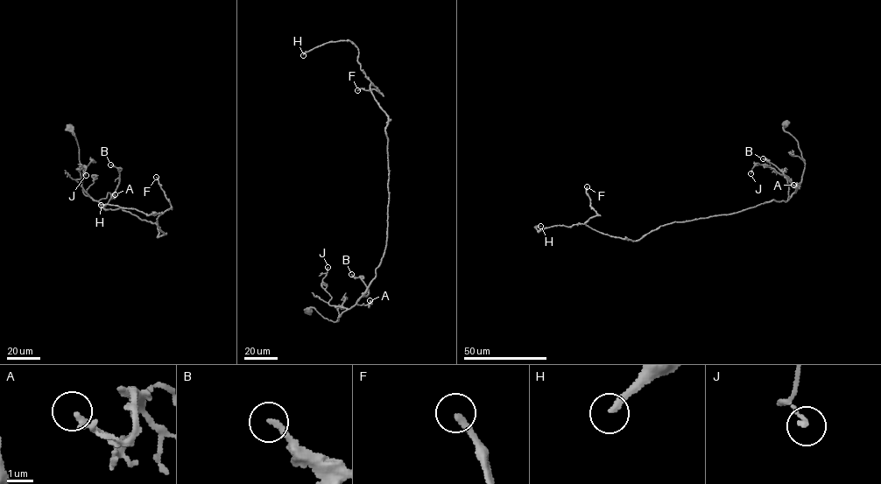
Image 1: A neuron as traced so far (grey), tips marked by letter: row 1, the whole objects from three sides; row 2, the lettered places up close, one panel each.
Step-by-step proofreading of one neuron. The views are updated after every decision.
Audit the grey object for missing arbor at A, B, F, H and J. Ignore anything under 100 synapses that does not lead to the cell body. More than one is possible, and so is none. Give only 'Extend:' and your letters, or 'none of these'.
Extend: F, H

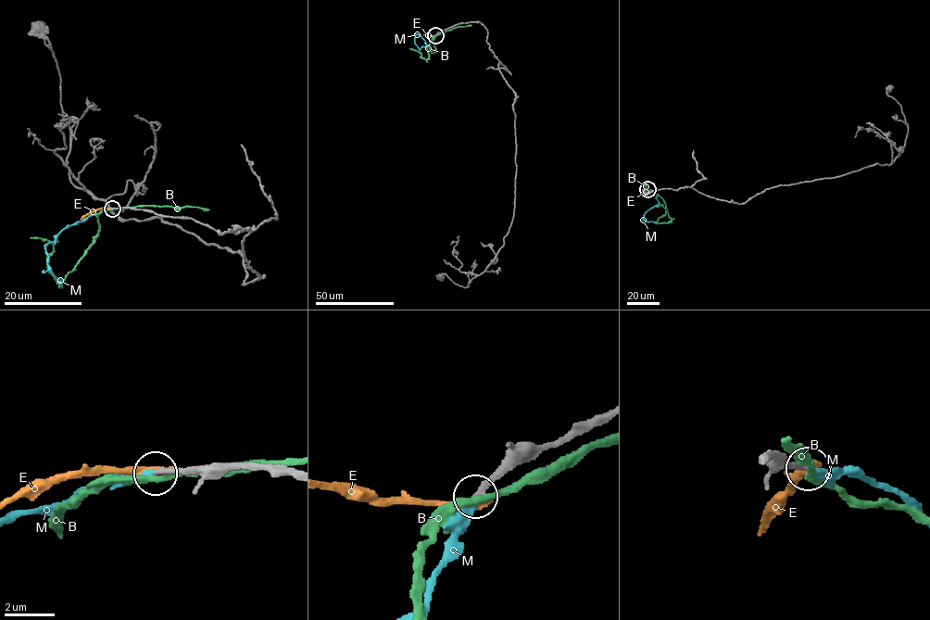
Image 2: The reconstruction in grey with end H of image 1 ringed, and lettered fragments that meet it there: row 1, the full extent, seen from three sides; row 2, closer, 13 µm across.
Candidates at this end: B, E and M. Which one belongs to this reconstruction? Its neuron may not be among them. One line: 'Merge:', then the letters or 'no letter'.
Merge: M

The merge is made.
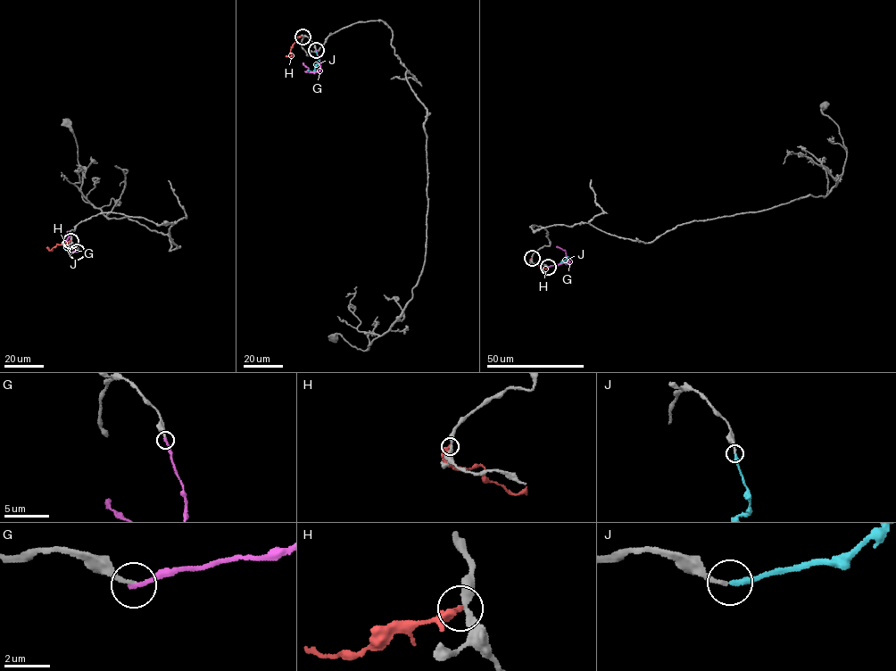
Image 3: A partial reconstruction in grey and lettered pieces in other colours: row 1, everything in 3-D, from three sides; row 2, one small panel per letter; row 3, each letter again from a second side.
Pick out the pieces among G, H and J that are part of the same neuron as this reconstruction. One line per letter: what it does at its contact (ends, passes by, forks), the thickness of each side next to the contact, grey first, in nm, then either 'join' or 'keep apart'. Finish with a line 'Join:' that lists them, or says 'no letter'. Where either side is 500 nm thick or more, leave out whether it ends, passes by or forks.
G: it ends | 200/200 nm | keep apart
H: it ends | 320/340 nm | keep apart
J: it ends | 190/280 nm | join
Join: J

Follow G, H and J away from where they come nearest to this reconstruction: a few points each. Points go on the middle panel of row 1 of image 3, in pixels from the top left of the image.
G: (316, 50), (320, 64), (318, 71), (306, 71), (309, 69), (303, 62)
H: (302, 37), (296, 38), (291, 48), (291, 55), (286, 55)
J: (316, 50), (319, 62), (312, 71), (308, 70)

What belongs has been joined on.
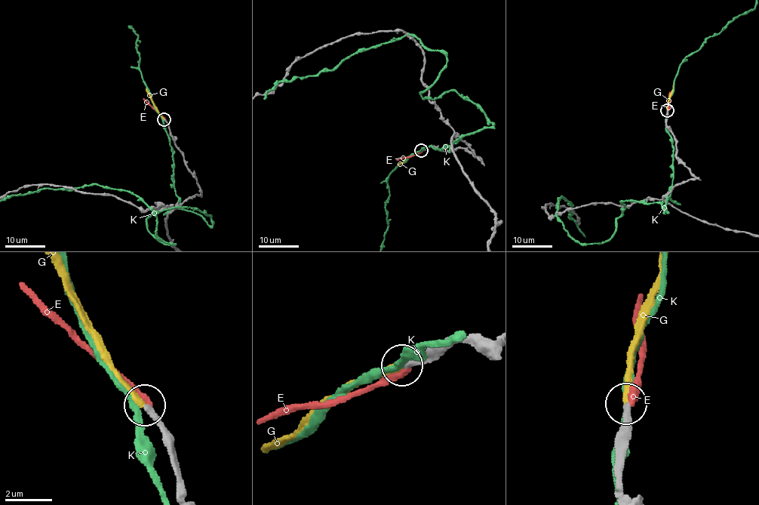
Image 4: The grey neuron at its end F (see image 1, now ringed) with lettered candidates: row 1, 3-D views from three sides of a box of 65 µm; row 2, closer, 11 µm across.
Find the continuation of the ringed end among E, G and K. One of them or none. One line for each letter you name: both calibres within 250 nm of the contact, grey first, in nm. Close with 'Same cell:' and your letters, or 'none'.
G: 260 nm thick on the grey side, 240 nm on the other
Same cell: G

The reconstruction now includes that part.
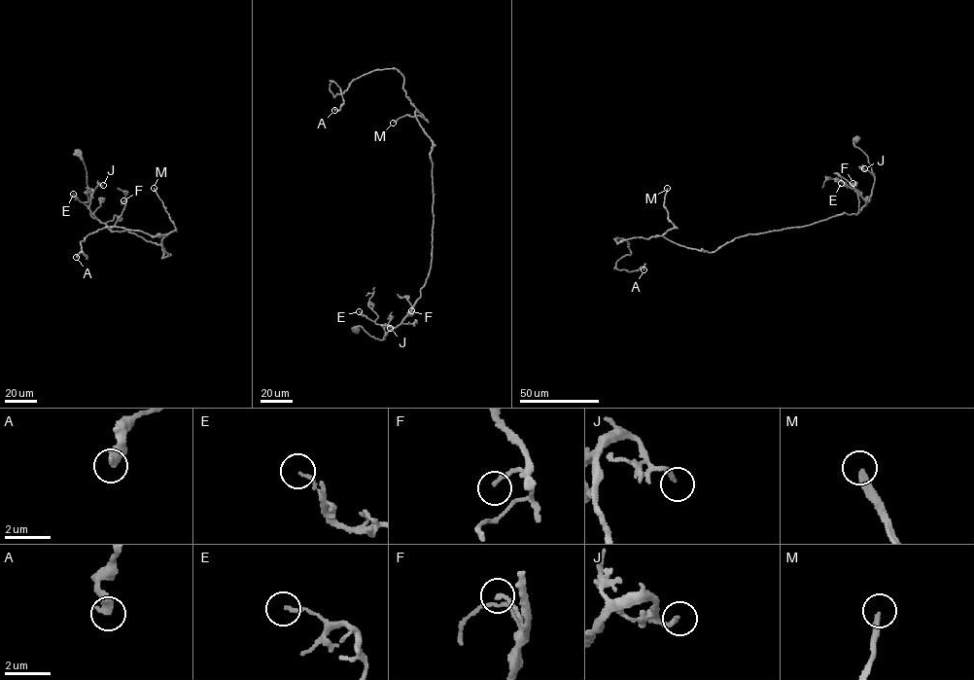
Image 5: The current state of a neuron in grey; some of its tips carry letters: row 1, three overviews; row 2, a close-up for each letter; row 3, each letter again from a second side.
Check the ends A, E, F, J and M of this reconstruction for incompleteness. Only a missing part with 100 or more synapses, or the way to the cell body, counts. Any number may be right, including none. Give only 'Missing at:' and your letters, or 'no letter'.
Missing at: M

